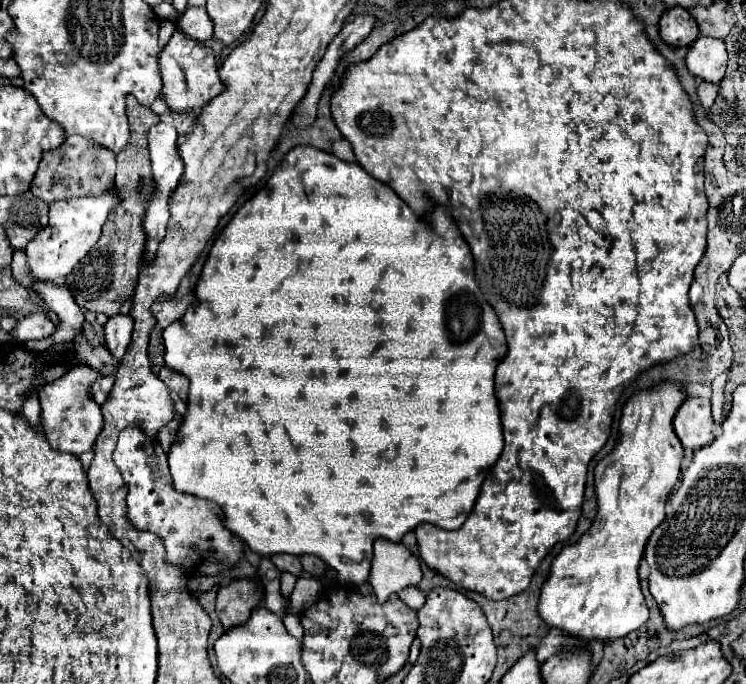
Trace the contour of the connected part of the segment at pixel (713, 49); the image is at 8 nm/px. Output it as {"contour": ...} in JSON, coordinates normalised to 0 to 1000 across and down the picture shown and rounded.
{"contour":[[[937,53],[929,67],[921,76],[921,99],[929,111],[940,111],[942,117],[953,117],[953,120],[964,120],[972,108],[975,99],[975,73],[972,73],[972,61],[961,58],[961,56],[950,56],[950,53]]]}

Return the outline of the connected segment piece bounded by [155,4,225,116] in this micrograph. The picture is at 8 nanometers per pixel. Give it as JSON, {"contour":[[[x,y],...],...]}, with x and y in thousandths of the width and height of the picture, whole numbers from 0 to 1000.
{"contour":[[[213,6],[213,9],[208,9],[208,20],[227,23],[235,32],[232,53],[227,56],[224,67],[213,76],[213,108],[216,108],[216,117],[218,117],[218,129],[216,129],[213,140],[224,149],[229,164],[267,170],[269,161],[288,140],[302,135],[302,123],[299,123],[299,117],[294,111],[294,96],[291,96],[291,88],[288,88],[288,79],[286,79],[286,73],[277,64],[251,53],[248,44],[243,44],[237,38],[237,32],[240,32],[240,26],[245,20],[237,18],[232,12],[232,6]]]}

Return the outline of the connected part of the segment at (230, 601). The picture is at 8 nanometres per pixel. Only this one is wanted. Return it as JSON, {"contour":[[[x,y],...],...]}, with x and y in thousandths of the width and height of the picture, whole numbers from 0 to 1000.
{"contour":[[[312,848],[291,863],[291,901],[302,921],[326,912],[334,904],[336,889],[350,877],[350,863],[336,848]]]}

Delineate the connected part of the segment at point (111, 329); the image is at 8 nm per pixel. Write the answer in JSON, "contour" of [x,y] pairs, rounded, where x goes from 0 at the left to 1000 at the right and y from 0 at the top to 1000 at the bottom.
{"contour":[[[165,459],[146,465],[146,471],[141,474],[141,509],[151,518],[154,526],[162,526],[162,520],[168,518],[176,497],[176,482],[178,468]]]}

